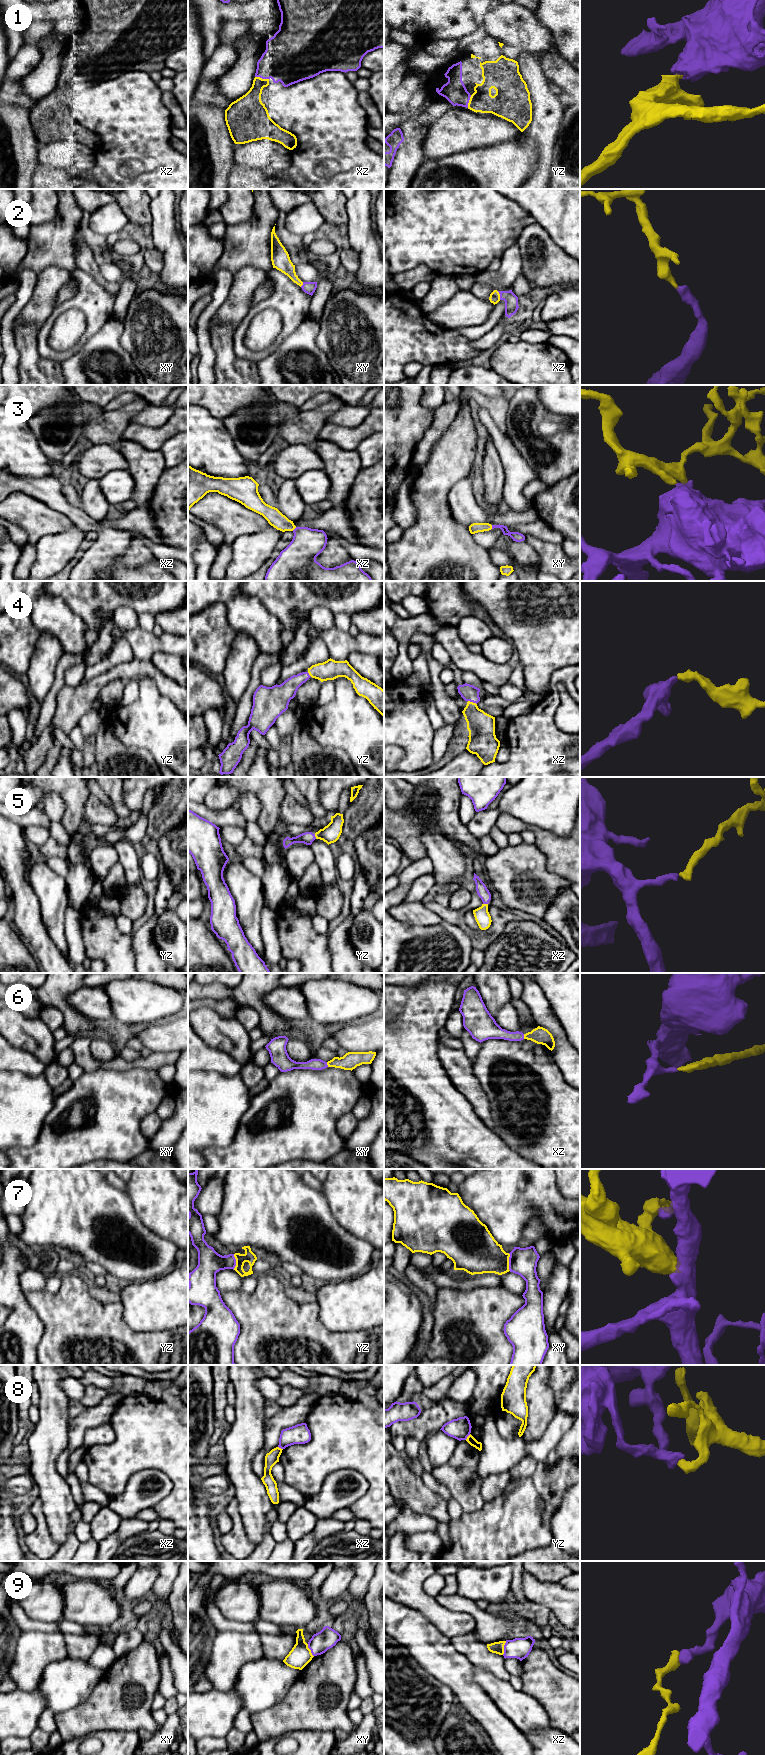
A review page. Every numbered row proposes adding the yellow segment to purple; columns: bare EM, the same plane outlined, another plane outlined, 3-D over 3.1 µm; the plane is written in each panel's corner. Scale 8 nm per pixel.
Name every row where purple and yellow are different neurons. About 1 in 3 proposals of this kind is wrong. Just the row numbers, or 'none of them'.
8, 9

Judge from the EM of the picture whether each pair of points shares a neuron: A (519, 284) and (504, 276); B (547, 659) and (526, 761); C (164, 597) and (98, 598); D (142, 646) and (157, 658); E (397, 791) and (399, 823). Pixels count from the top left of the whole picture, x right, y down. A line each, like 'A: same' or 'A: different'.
A: different
B: different
C: same
D: different
E: different

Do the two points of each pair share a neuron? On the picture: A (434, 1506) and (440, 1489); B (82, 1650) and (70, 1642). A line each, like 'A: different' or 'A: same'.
A: different
B: same

